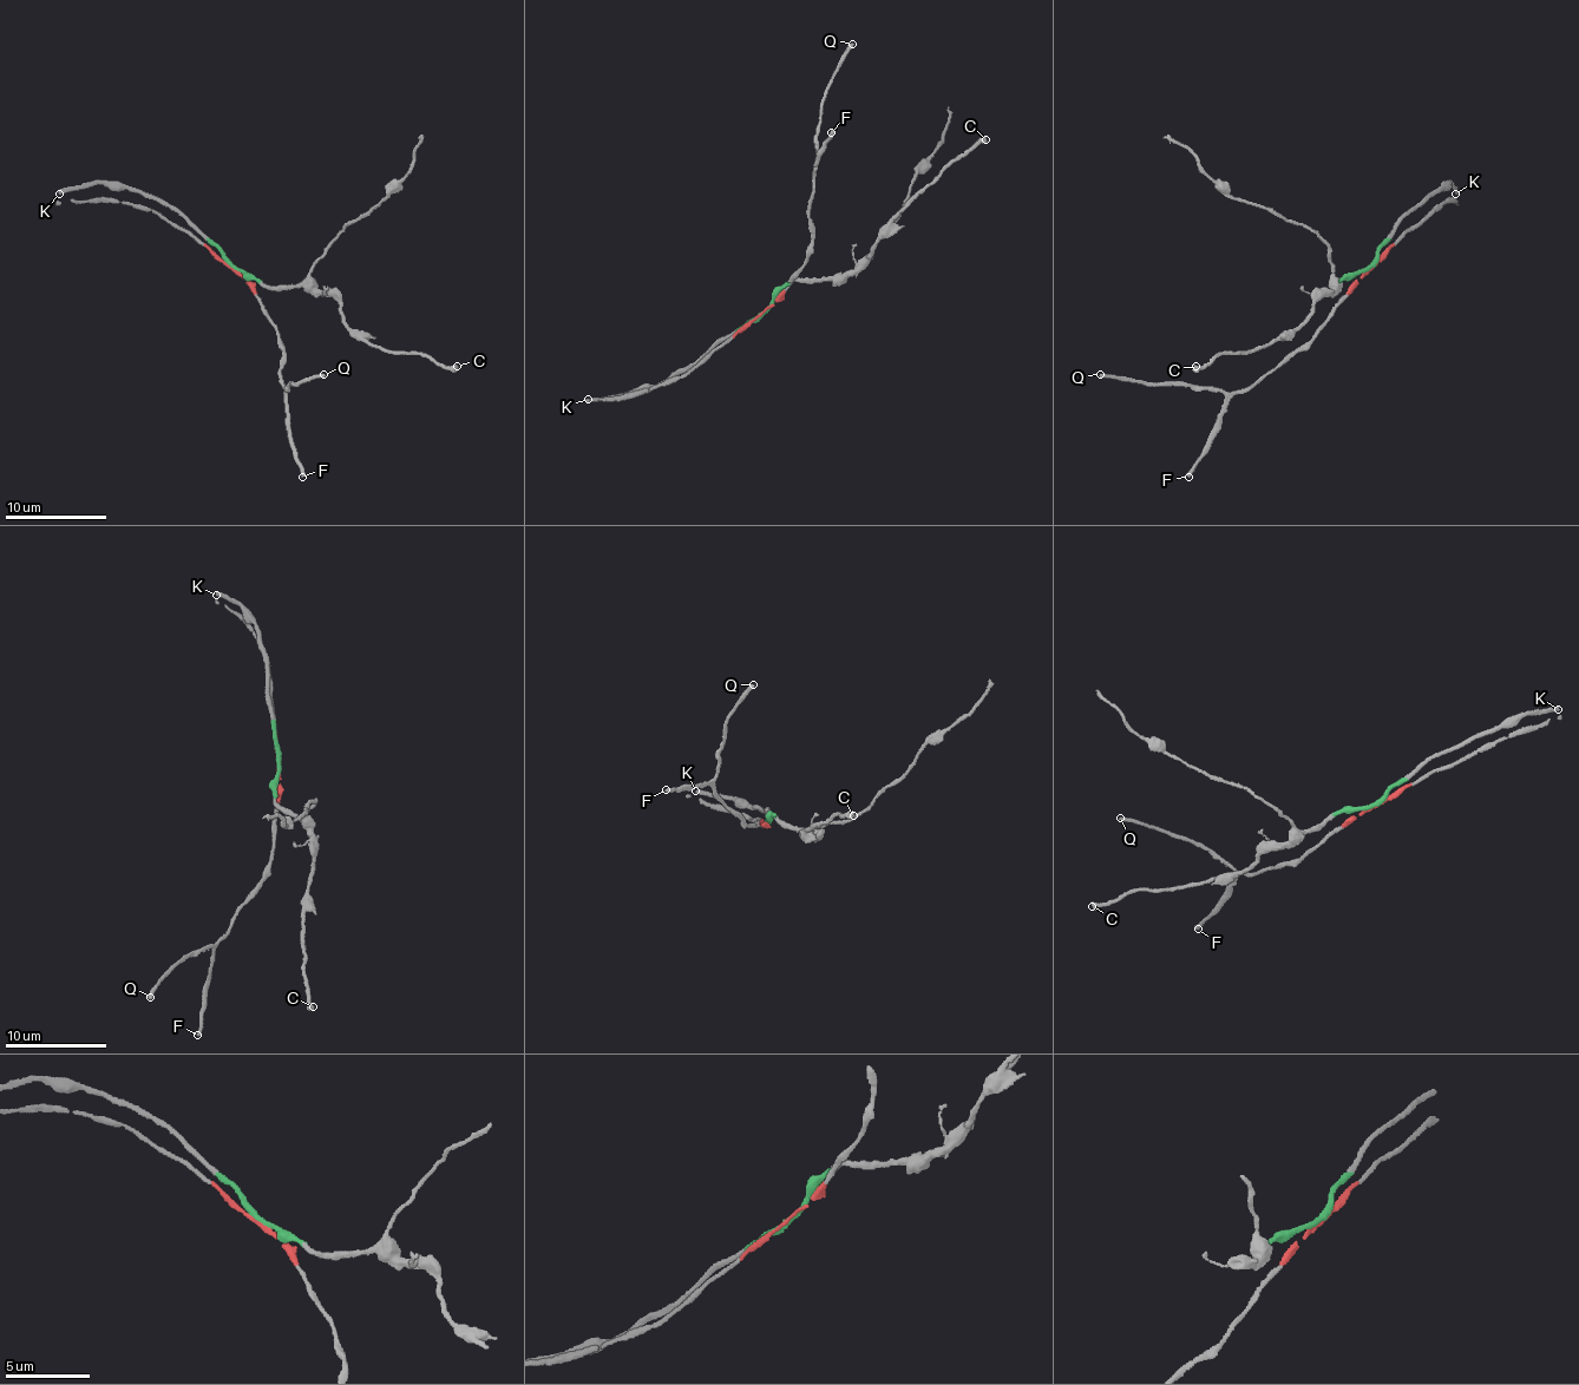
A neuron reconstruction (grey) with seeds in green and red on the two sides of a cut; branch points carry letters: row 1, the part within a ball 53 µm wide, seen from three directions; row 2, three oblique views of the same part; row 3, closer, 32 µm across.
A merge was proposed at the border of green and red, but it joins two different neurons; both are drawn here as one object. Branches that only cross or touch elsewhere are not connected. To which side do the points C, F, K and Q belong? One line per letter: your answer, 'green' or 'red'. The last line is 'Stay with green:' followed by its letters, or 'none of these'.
C: green
F: red
K: green
Q: red
Stay with green: C, K

